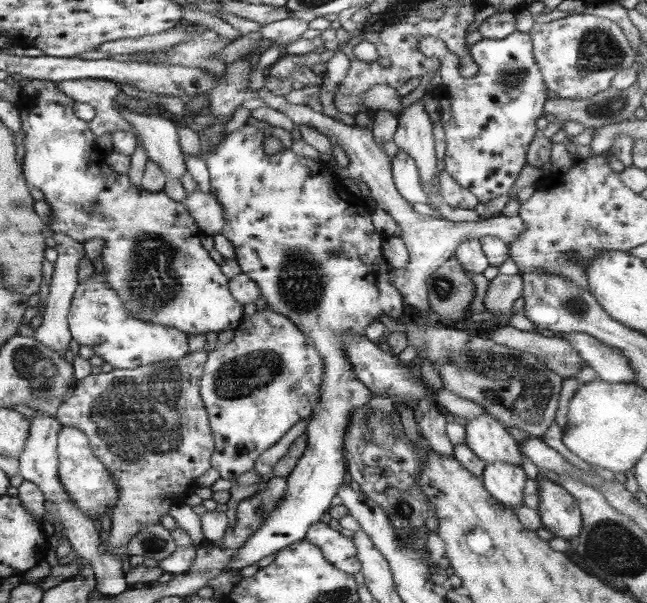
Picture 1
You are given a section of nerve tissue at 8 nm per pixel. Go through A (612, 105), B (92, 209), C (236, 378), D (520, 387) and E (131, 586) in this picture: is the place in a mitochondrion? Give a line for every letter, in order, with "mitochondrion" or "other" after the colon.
A: mitochondrion
B: mitochondrion
C: mitochondrion
D: mitochondrion
E: other

